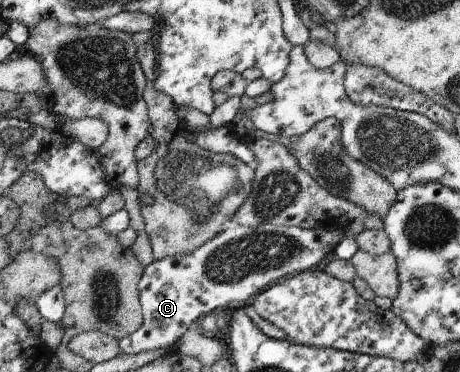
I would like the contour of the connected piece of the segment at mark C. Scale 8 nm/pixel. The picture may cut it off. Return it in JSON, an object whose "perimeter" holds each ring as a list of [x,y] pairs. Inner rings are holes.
{"perimeter":[[[268,222],[248,228],[236,224],[219,232],[191,253],[154,260],[146,267],[138,284],[143,323],[138,330],[118,340],[120,353],[133,355],[145,350],[170,348],[202,315],[212,311],[237,308],[250,296],[267,289],[274,280],[278,282],[288,276],[316,268],[344,238],[345,228],[303,229],[294,226],[276,226]]]}

